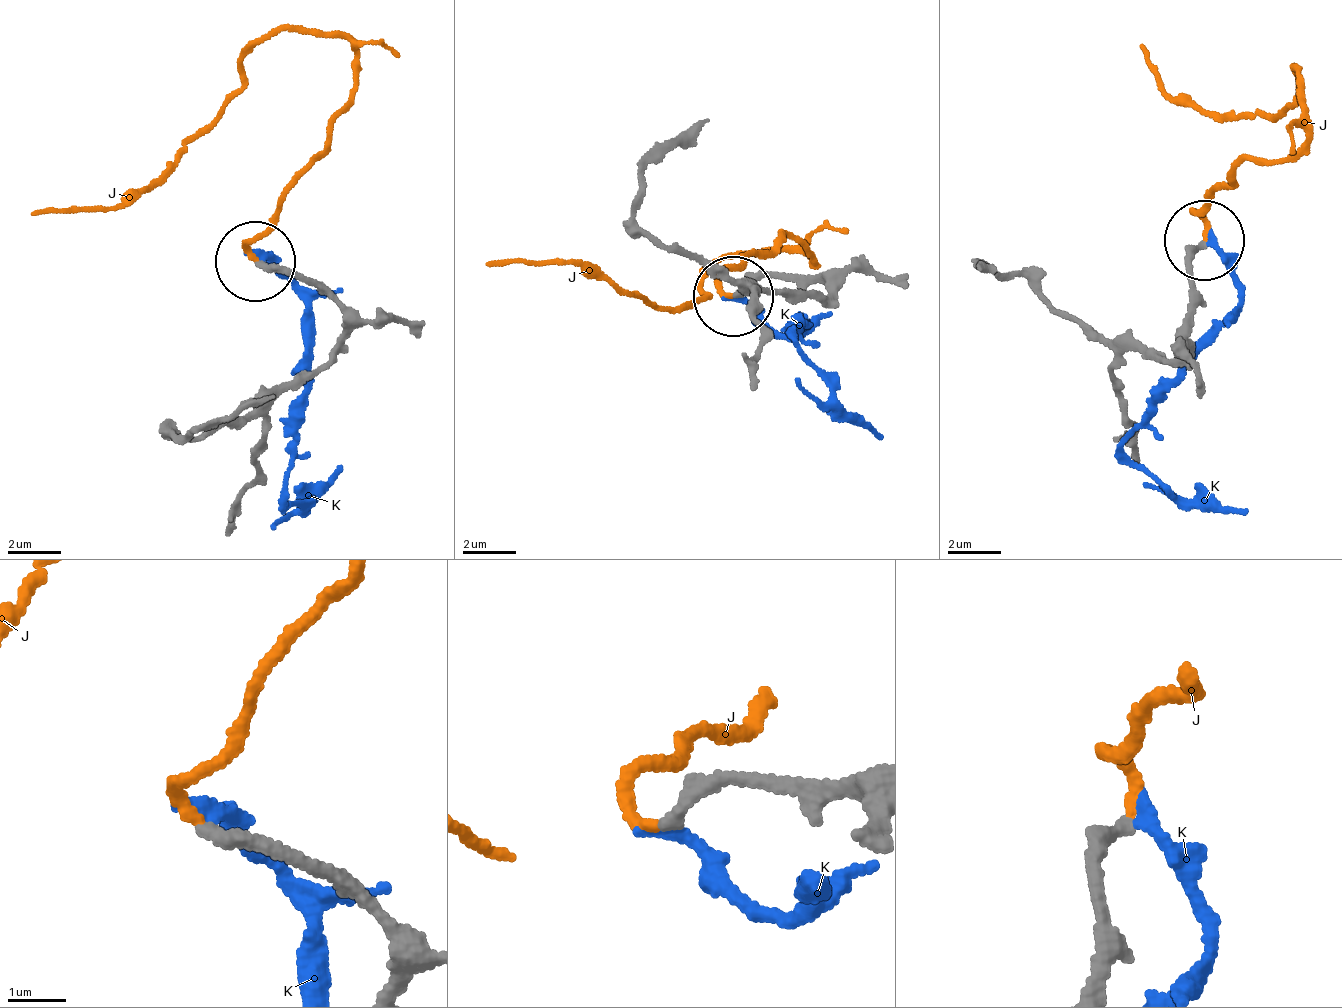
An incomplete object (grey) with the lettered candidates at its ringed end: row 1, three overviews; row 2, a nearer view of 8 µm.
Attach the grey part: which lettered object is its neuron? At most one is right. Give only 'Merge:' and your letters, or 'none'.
Merge: J

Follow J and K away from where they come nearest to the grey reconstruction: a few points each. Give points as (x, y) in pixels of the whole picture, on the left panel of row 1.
J: (256, 259), (357, 60), (344, 39), (278, 32), (242, 57), (242, 80), (158, 178), (115, 204), (32, 212)
K: (256, 259), (278, 268), (307, 306), (288, 500), (309, 510), (343, 466)

